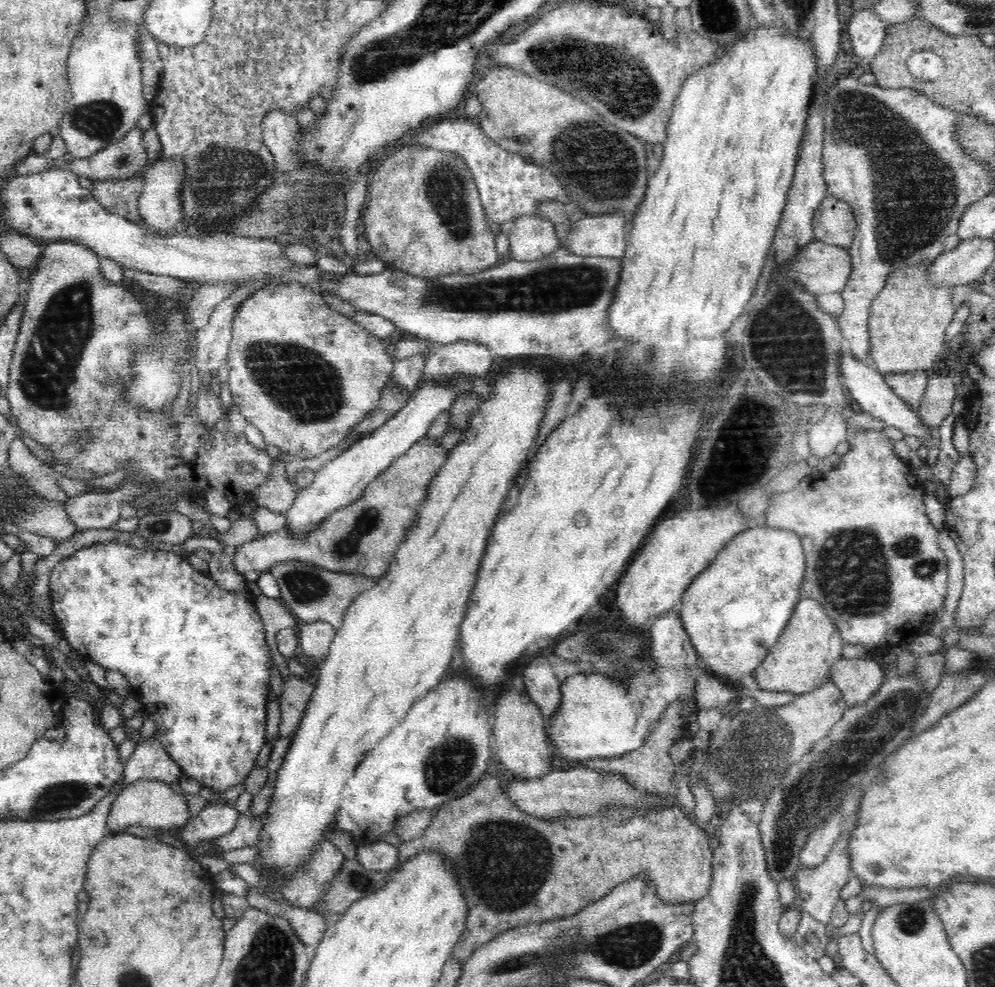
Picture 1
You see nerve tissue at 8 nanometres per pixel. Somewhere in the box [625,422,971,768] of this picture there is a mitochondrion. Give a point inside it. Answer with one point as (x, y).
(850, 570)

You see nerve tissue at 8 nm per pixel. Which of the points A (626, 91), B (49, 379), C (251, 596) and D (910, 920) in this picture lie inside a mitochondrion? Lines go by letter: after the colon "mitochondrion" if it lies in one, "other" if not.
A: mitochondrion
B: mitochondrion
C: other
D: mitochondrion

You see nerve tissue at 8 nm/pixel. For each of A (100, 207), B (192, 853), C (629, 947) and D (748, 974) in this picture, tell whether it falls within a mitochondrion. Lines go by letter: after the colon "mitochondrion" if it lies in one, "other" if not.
A: other
B: other
C: mitochondrion
D: mitochondrion

